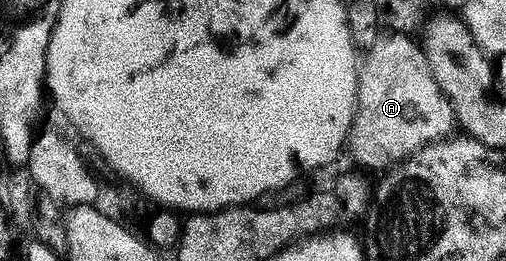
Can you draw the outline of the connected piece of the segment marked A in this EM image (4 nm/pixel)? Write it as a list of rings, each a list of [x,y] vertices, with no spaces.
[[[387,32],[361,58],[358,107],[350,130],[348,153],[366,169],[393,170],[421,149],[455,136],[452,103],[440,89],[423,46],[414,40],[404,33]]]

